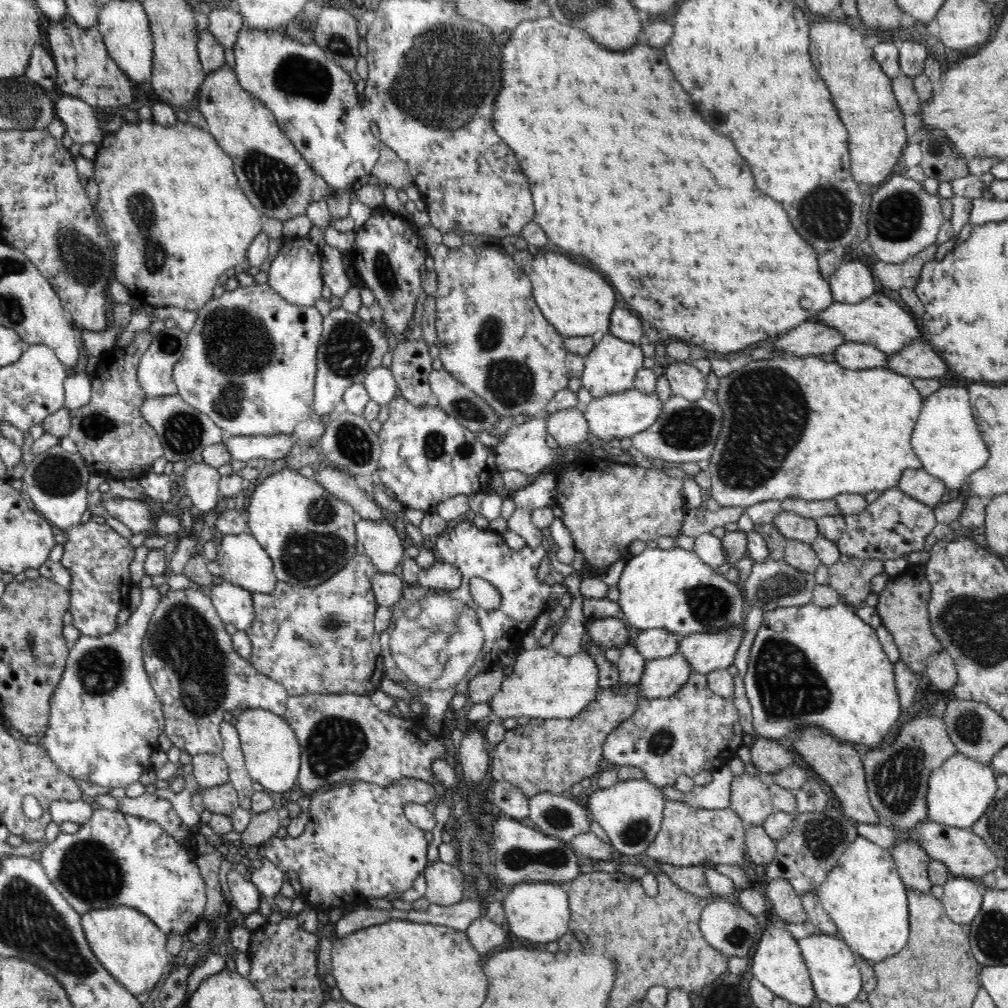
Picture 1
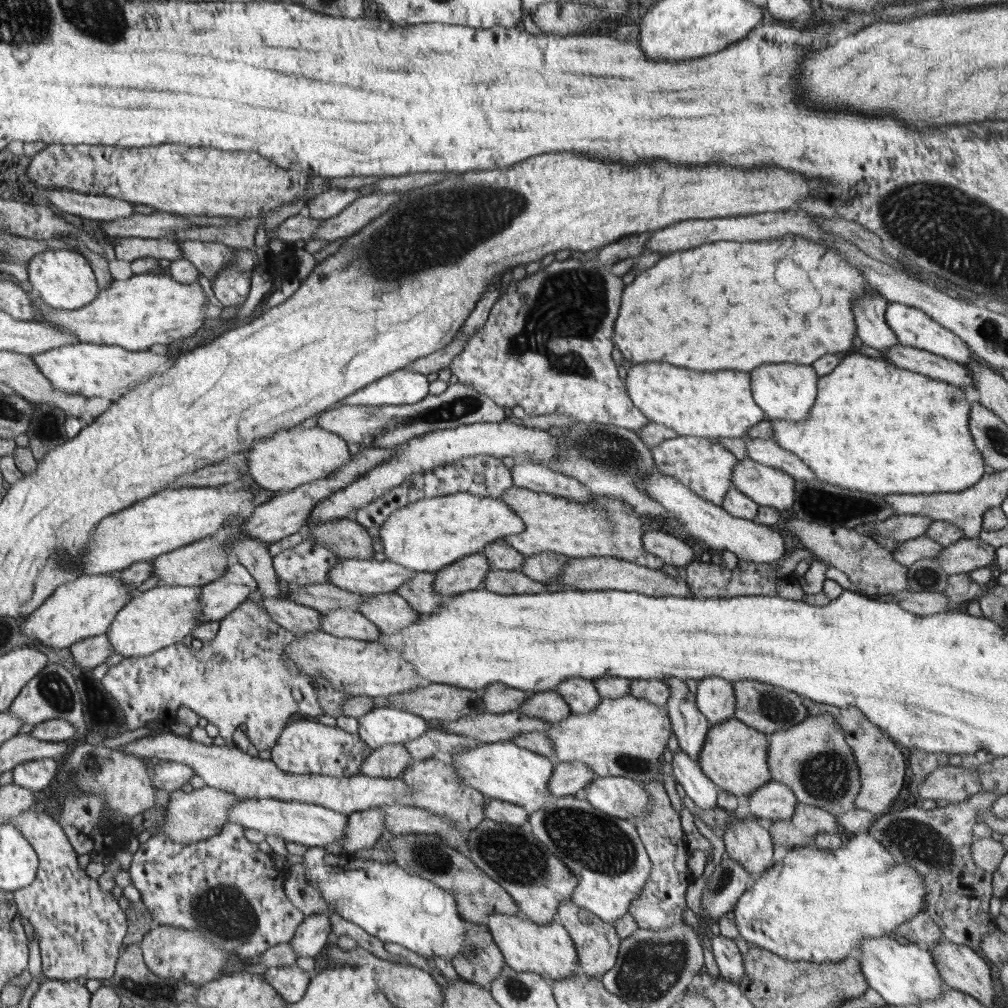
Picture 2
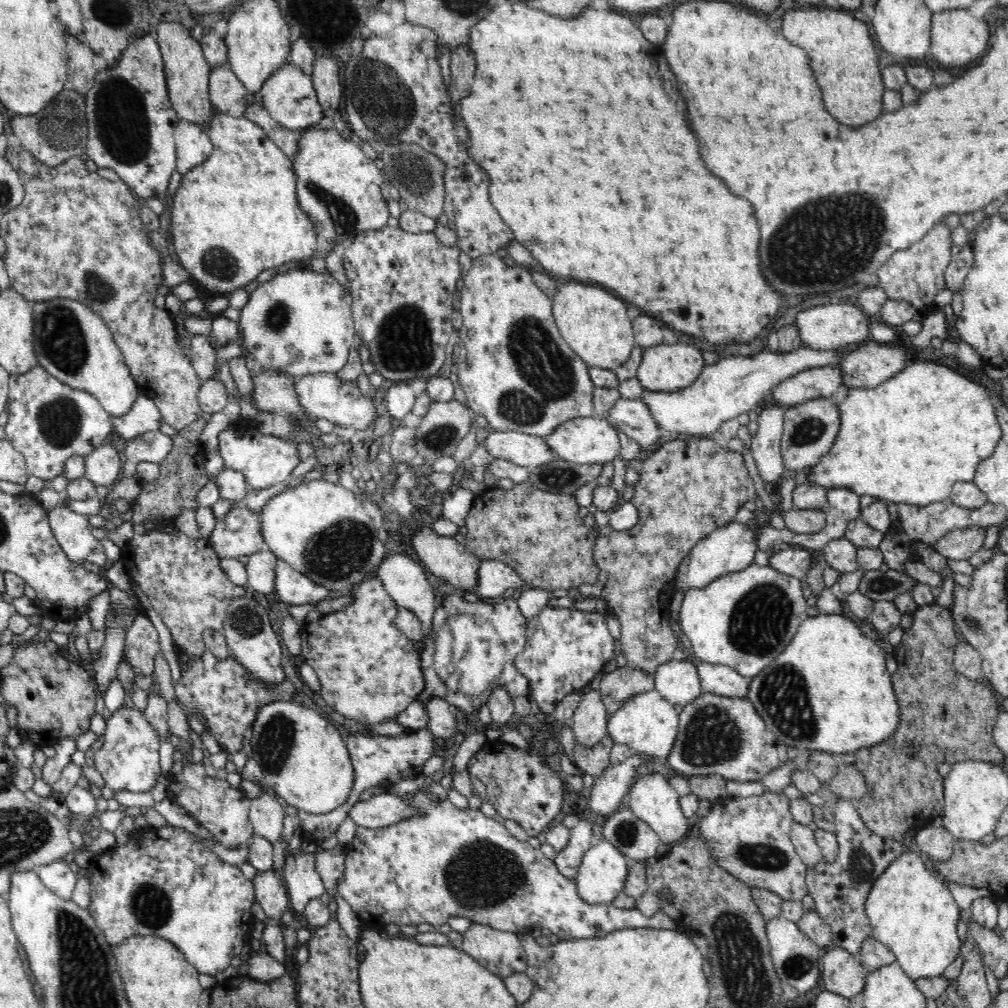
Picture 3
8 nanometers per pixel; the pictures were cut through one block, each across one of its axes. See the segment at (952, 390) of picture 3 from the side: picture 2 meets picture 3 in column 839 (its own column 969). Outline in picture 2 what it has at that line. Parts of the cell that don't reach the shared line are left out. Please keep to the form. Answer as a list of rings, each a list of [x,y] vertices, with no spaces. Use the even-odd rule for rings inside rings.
[[[851,354],[851,356],[841,356],[841,362],[837,368],[833,368],[829,374],[819,376],[817,378],[817,394],[813,400],[813,406],[807,412],[805,420],[783,420],[783,418],[763,418],[771,424],[771,440],[775,440],[775,444],[779,444],[779,448],[783,448],[785,452],[793,454],[795,458],[799,458],[801,464],[805,464],[805,468],[813,474],[813,478],[821,484],[831,484],[843,490],[855,490],[855,492],[863,492],[863,494],[871,494],[871,496],[931,496],[931,494],[955,494],[955,492],[963,492],[971,486],[975,486],[983,474],[983,460],[979,456],[979,452],[975,452],[975,444],[973,438],[969,434],[967,428],[967,418],[969,418],[969,408],[971,404],[963,398],[963,390],[957,386],[951,386],[947,382],[941,380],[933,380],[927,378],[919,372],[911,372],[907,368],[899,368],[891,362],[885,360],[875,360],[869,358],[865,354]]]

